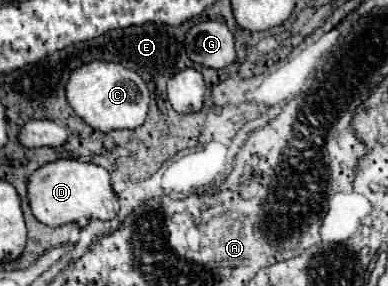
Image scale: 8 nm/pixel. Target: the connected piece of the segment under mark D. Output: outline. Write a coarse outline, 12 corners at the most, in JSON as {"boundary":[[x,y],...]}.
{"boundary":[[56,160],[30,176],[32,214],[46,226],[112,220],[108,170]]}

